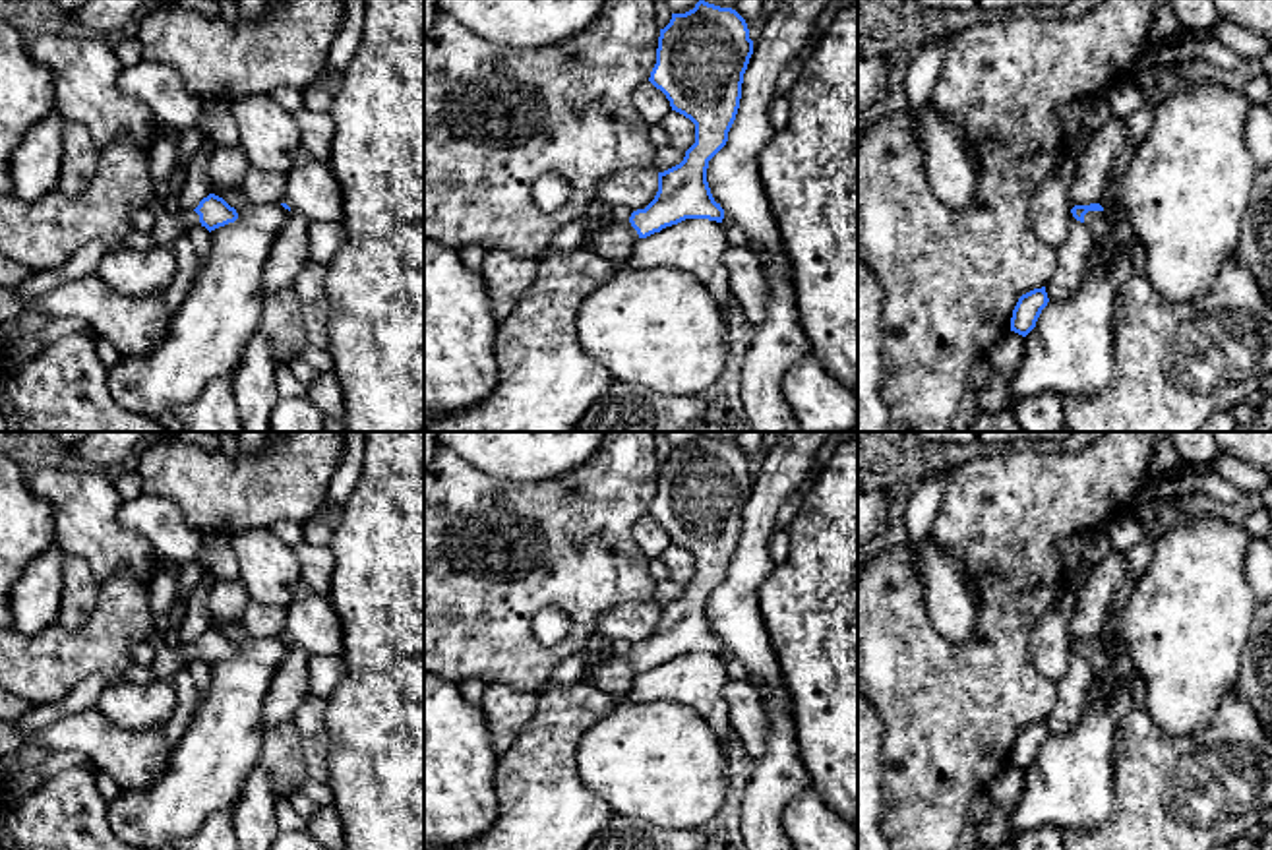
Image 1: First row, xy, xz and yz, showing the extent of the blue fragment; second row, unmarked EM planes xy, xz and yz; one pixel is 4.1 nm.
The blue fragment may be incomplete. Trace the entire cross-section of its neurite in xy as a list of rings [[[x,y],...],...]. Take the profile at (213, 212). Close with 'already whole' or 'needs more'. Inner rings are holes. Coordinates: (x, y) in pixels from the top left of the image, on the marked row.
[[[209,194],[194,211],[182,211],[176,207],[159,213],[149,236],[155,246],[168,248],[174,246],[174,240],[180,234],[186,234],[194,227],[201,225],[211,232],[219,227],[234,223],[236,219],[238,213],[234,207],[230,207],[223,197]]] | needs more

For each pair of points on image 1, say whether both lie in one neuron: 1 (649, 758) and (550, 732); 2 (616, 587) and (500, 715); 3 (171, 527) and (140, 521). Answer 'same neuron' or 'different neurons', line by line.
1: different neurons
2: different neurons
3: same neuron

